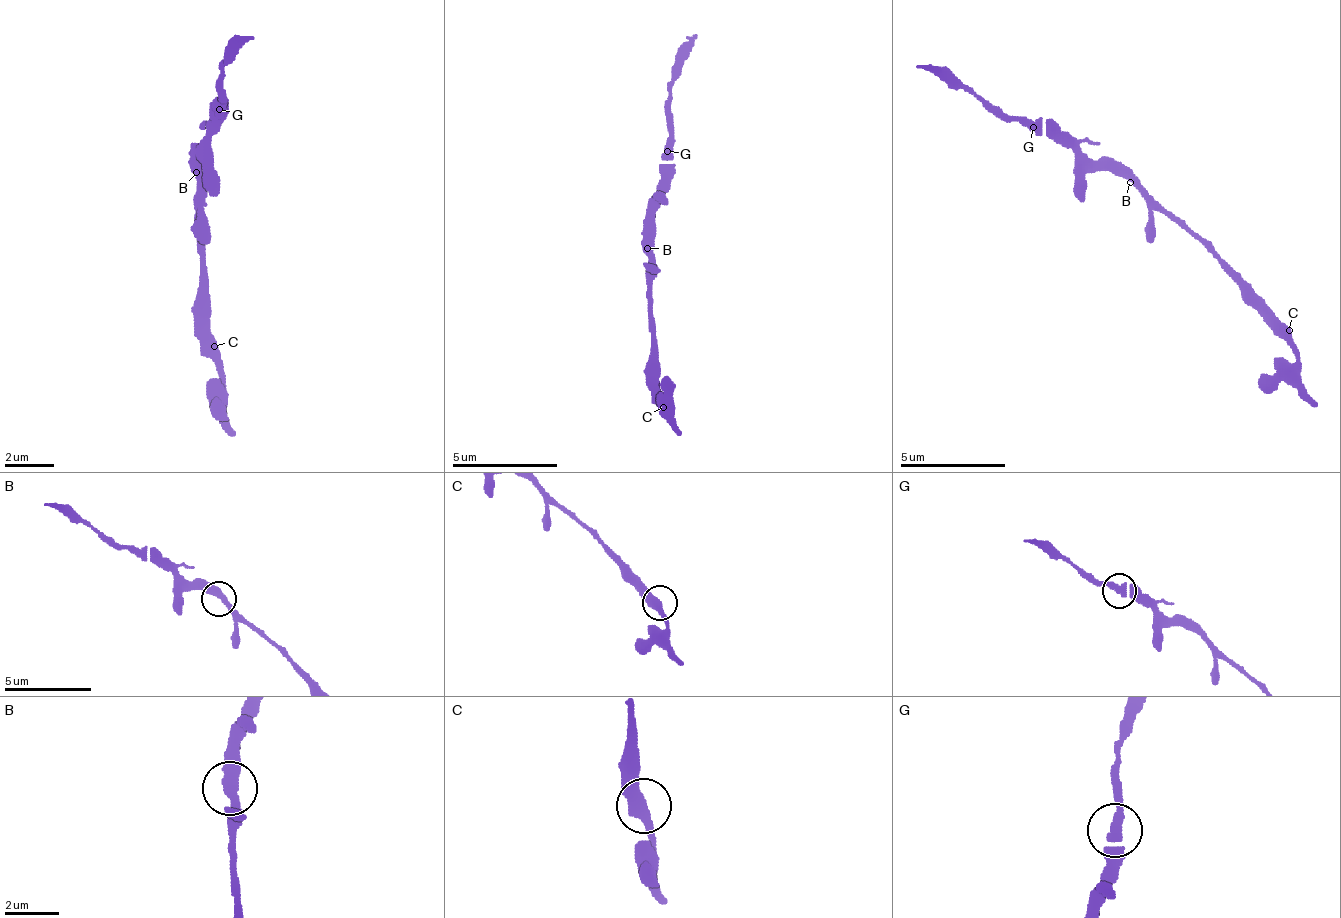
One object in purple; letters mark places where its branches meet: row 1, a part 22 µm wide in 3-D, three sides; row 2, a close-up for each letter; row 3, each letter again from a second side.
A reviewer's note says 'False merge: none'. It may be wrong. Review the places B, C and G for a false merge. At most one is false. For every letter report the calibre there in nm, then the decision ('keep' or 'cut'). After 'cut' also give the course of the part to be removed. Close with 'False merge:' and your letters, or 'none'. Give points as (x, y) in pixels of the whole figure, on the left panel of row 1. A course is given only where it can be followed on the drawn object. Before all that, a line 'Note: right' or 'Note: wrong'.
Note: right
B: 400 nm thick; keep
C: 400 nm thick; keep
G: 320 nm thick; keep
False merge: none

